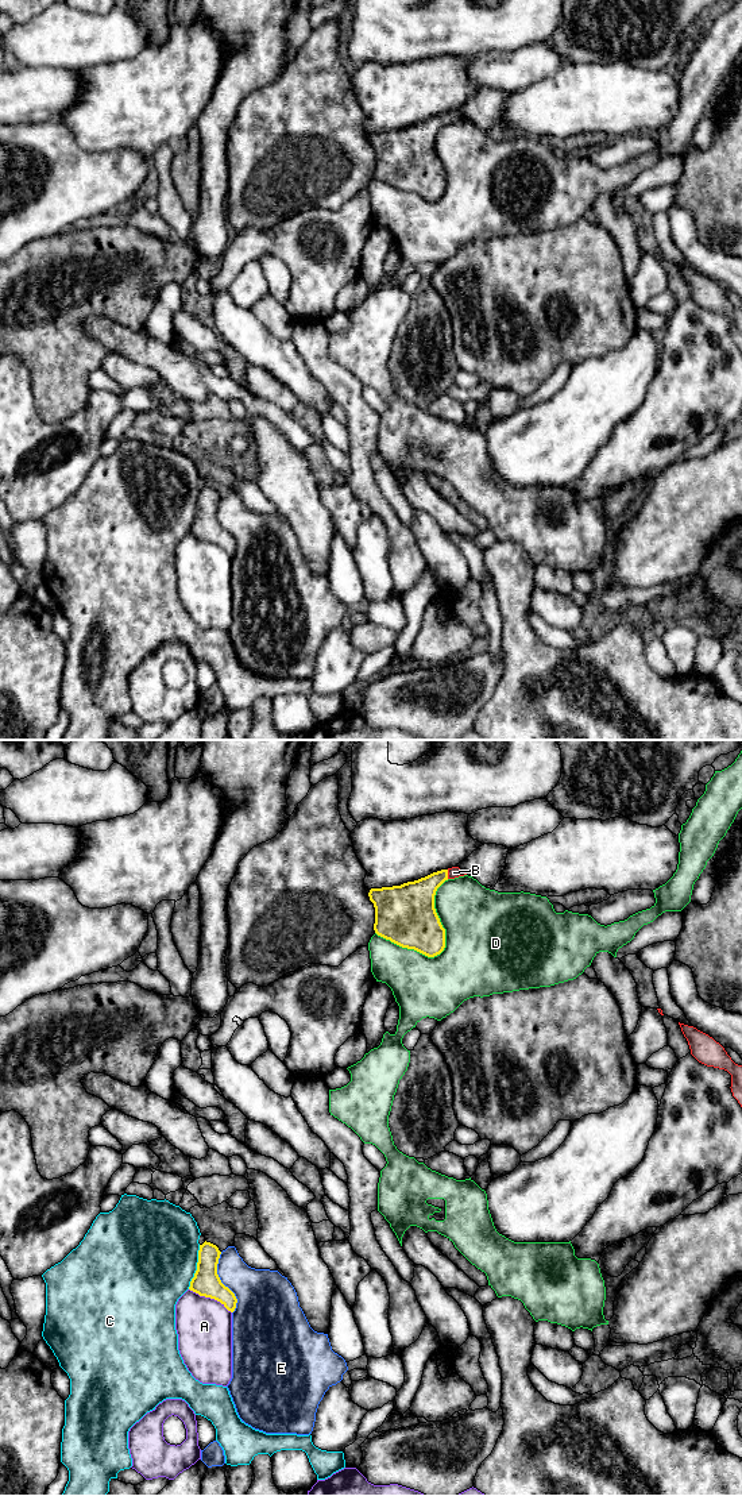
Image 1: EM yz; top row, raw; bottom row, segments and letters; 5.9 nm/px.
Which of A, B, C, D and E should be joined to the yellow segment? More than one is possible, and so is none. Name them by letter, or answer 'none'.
B

